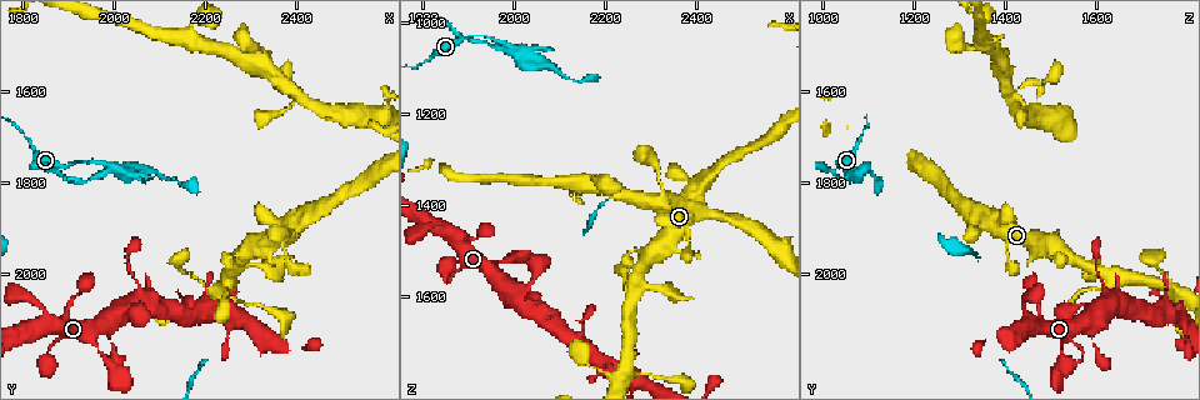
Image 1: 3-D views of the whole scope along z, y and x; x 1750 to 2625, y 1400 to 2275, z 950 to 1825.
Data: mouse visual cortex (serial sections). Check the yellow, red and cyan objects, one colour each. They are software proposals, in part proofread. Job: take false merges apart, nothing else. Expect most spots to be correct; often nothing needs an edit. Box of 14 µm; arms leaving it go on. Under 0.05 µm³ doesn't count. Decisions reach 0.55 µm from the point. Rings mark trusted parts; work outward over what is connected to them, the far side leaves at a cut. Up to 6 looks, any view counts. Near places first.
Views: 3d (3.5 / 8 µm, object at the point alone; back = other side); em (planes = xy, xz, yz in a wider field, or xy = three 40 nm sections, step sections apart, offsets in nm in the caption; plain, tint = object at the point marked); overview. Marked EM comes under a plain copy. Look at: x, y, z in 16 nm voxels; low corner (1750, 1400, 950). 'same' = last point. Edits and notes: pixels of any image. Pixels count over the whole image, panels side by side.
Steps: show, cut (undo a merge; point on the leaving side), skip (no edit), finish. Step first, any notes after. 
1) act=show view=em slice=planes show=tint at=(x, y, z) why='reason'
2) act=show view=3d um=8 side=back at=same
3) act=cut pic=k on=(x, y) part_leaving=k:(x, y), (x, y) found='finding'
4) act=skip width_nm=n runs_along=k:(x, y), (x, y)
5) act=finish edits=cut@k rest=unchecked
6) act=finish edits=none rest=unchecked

act=show view=3d um=3.5 at=(1990, 1765, 1050) why='small branch off a trunk'

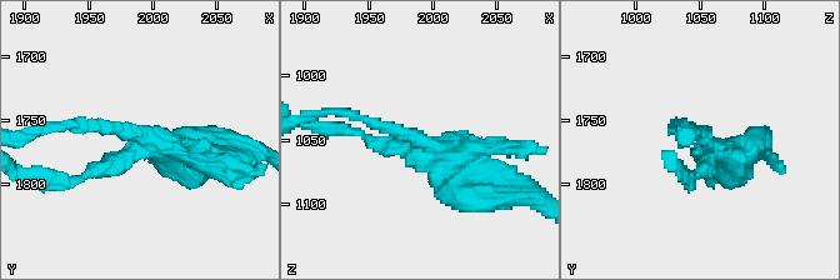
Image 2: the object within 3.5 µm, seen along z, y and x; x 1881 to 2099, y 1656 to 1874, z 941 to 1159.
act=show view=em slice=xy step=3 show=tint at=(1994, 1762, 1054) arms=4 arm_widths_nm=150,200,350,400 why='need the tissue'

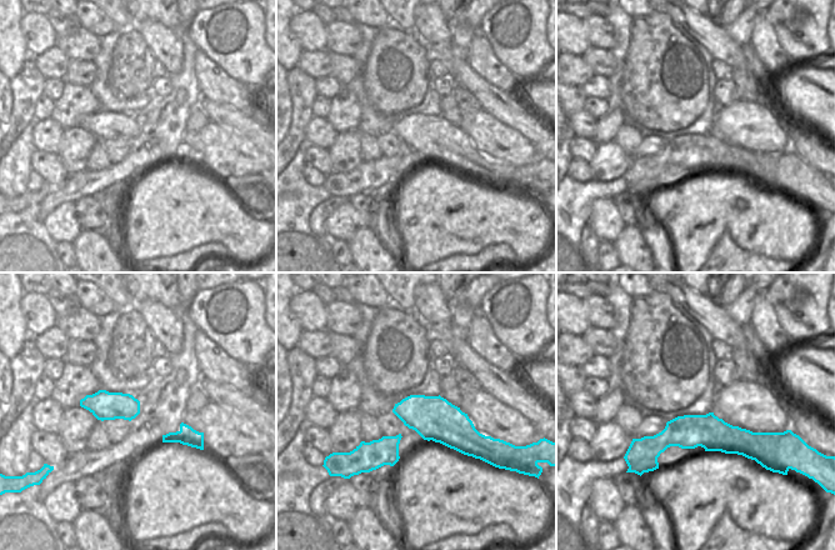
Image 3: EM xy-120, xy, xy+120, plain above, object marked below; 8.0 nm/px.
act=skip runs_along=3:(754, 440), (669, 436), (640, 441) found='all the same cell'

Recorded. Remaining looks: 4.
act=show view=3d um=3.5 at=(2130, 1790, 1130) why='thin neck'

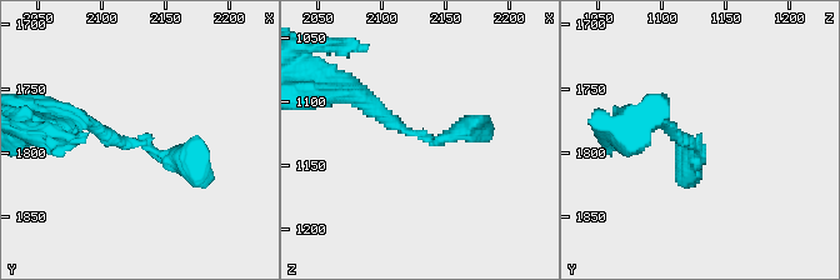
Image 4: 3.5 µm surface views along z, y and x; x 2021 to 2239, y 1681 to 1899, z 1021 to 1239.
act=show view=em slice=xy step=1 show=tint at=(2132, 1794, 1128) why='now the EM'

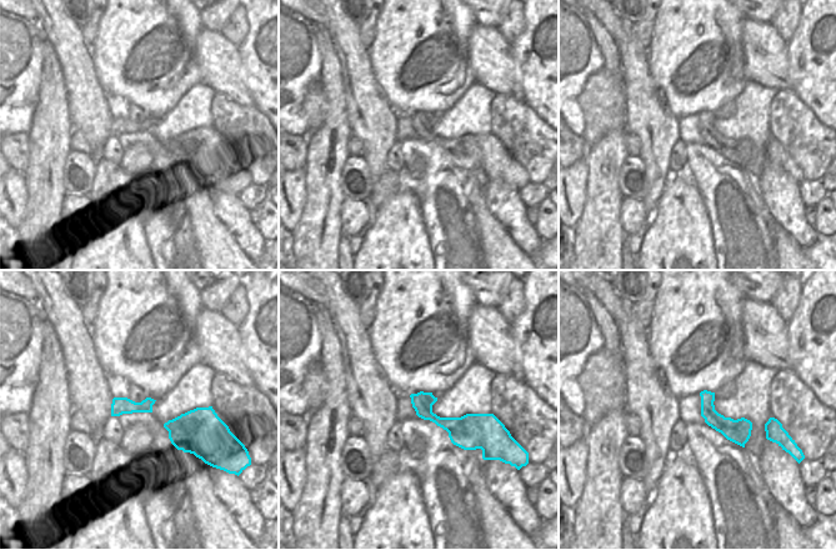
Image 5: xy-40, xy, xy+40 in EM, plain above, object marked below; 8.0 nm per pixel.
act=skip runs_along=4:(74, 119), (185, 156), (208, 176) found='one cell here'

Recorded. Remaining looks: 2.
act=show view=3d um=3.5 at=(2255, 2030, 1755) why='four-way junction'

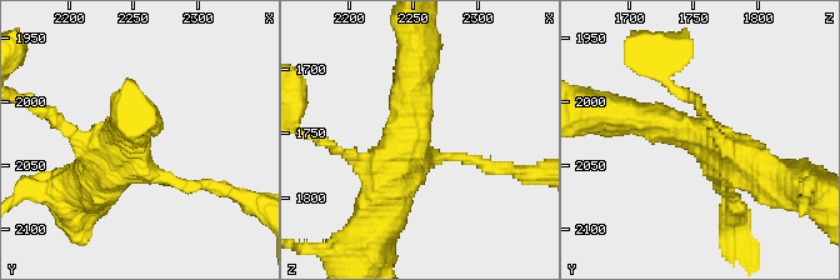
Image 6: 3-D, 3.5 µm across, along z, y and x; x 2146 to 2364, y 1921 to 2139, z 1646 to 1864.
act=show view=em slice=xy step=2 show=tint at=(2250, 2030, 1758) arms=4 arm_widths_nm=150,200,400,500

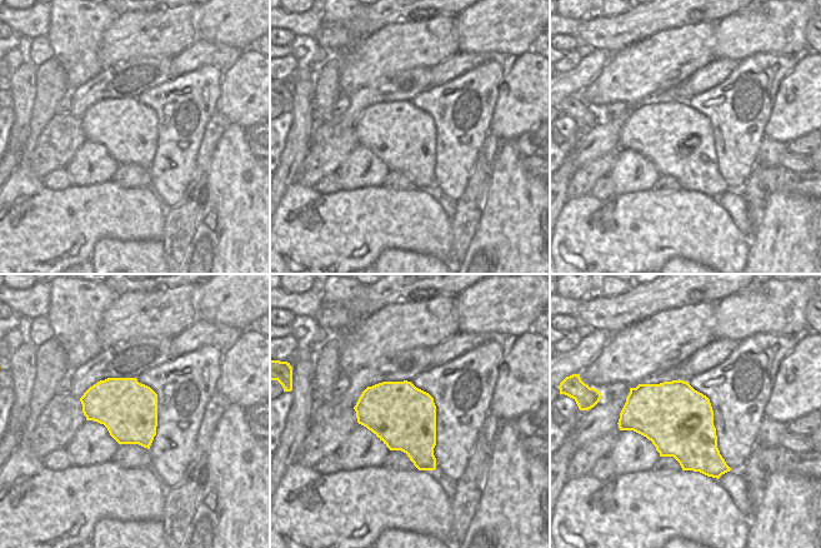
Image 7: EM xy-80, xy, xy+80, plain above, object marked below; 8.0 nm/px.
act=skip found='all the same cell'

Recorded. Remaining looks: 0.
act=finish edits=none rest=unchecked

